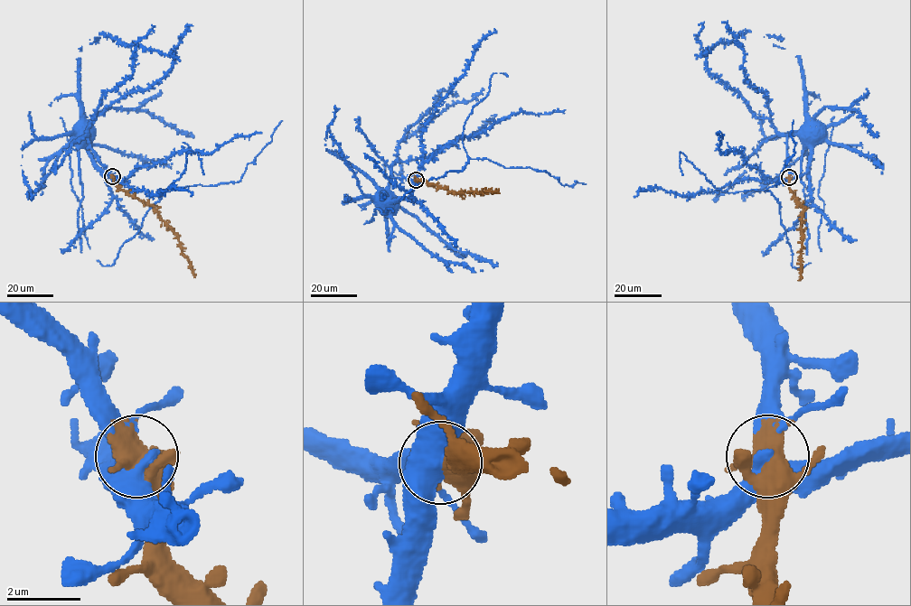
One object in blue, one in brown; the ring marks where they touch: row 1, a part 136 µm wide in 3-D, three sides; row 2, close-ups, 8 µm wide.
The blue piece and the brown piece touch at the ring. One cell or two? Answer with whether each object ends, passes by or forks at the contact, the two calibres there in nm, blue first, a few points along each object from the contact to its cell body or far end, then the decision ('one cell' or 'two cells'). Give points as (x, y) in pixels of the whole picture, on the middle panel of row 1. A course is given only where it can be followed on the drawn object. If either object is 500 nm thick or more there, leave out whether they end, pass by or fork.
blue forks; brown forks; calibres 360 and 480 nm; course blue (417, 180), (408, 196), (391, 200), (390, 194), (384, 194); course brown (416, 180), (461, 194), (495, 192), (498, 189); one cell

